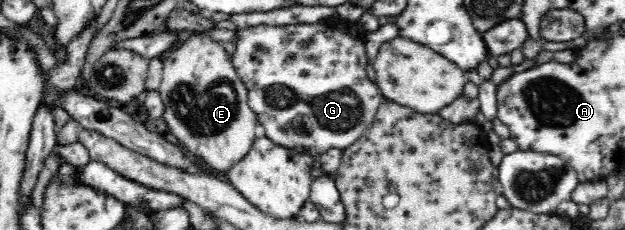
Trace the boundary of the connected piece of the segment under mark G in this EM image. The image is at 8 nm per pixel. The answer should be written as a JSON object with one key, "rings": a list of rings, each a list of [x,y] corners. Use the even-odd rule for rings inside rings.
{"rings":[[[323,22],[285,25],[257,24],[237,27],[232,39],[235,51],[230,56],[233,68],[247,89],[247,105],[257,116],[260,133],[277,146],[305,153],[313,158],[327,150],[345,151],[366,132],[375,120],[381,102],[376,83],[369,78],[369,55],[365,44],[347,29],[330,29]]]}

